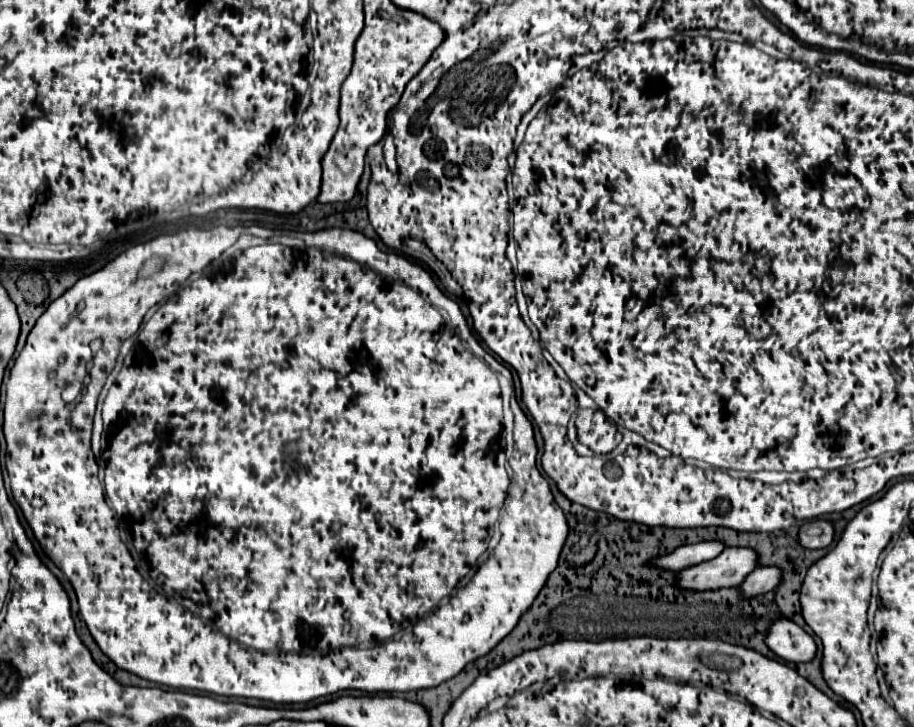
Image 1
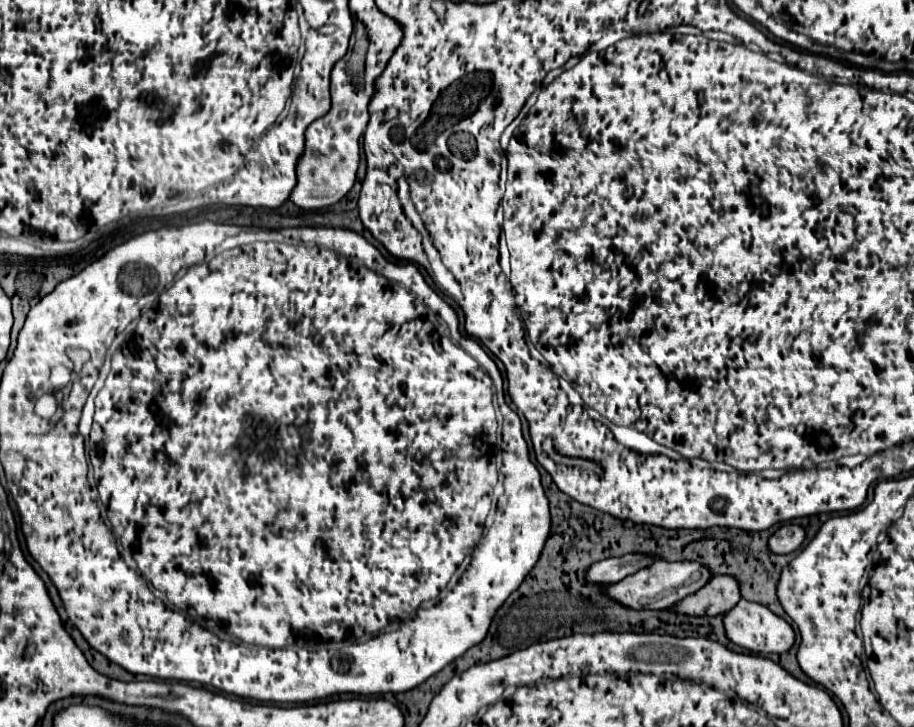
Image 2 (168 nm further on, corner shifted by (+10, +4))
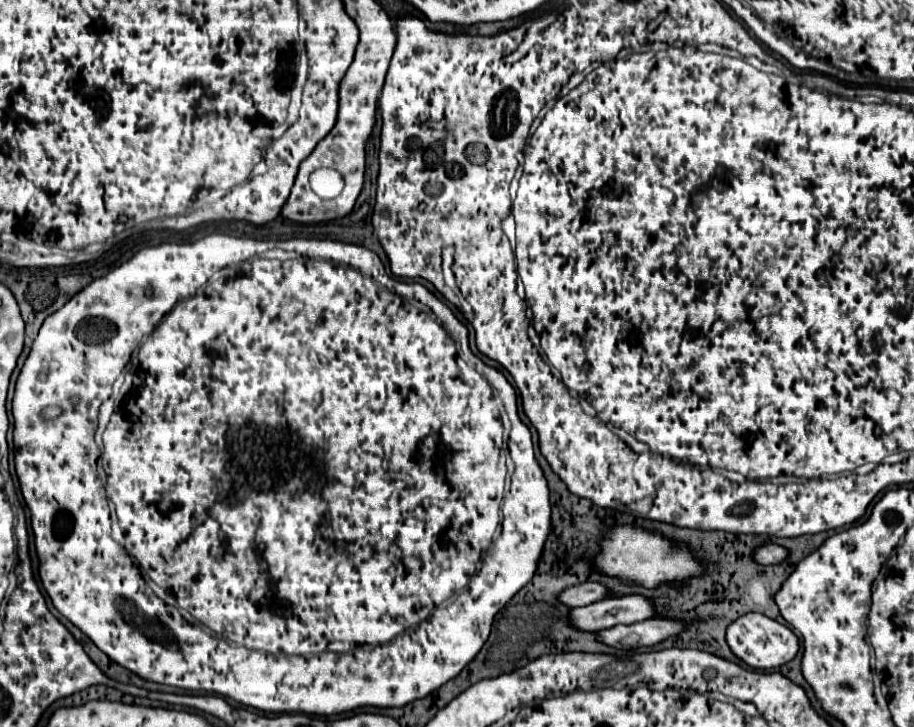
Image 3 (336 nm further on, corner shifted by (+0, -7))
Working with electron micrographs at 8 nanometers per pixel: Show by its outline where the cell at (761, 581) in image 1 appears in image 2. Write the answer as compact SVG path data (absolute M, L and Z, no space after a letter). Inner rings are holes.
M719 574L699 592L677 602L673 610L691 616L717 616L729 612L741 600L741 586L737 578Z

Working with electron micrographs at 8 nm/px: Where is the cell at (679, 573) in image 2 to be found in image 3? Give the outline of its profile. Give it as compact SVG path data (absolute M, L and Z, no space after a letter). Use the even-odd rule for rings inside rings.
M627 595L621 599L603 599L585 607L571 609L569 621L575 629L583 631L601 631L615 627L619 623L631 625L645 621L655 615L655 607L641 595Z

